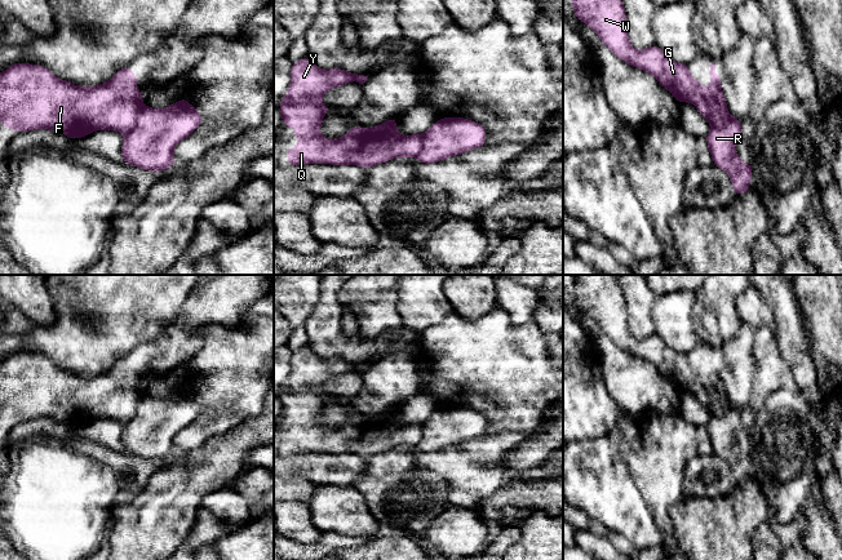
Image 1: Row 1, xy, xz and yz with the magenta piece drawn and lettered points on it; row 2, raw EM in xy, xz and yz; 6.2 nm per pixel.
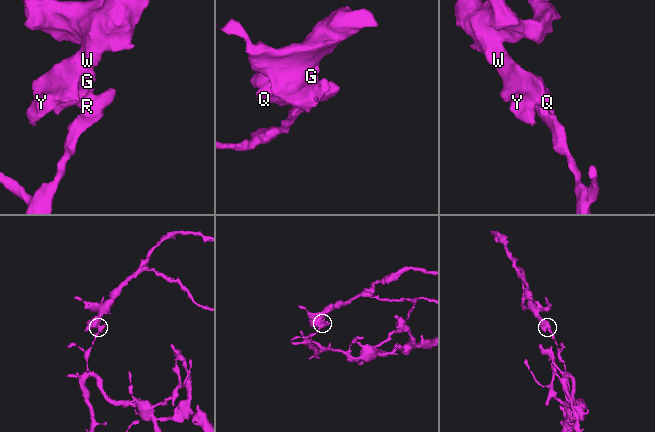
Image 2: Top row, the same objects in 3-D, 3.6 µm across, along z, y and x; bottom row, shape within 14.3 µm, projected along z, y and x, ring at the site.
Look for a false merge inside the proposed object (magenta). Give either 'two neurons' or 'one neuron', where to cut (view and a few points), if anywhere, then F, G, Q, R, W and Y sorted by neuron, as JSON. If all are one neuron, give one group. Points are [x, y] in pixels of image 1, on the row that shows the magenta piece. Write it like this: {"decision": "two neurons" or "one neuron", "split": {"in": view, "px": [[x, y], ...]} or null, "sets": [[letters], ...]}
{"decision": "two neurons", "split": {"in": "xy", "px": [[143, 107], [136, 116], [134, 127], [124, 137]]}, "sets": [["F", "G", "Q", "W", "Y"], ["R"]]}

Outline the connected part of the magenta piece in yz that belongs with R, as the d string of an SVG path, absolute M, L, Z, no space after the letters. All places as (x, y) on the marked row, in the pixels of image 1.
M727 111L722 124L712 125L705 137L714 165L730 175L736 195L744 195L750 188L749 182L753 175L753 164L741 161L736 155L736 139L740 135L741 121Z

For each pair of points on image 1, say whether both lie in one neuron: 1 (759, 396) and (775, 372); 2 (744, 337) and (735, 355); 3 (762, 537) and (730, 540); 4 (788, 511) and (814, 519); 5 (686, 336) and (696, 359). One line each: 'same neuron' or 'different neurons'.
1: same neuron
2: same neuron
3: different neurons
4: different neurons
5: different neurons

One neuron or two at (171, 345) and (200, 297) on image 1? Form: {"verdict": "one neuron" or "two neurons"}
{"verdict": "one neuron"}

